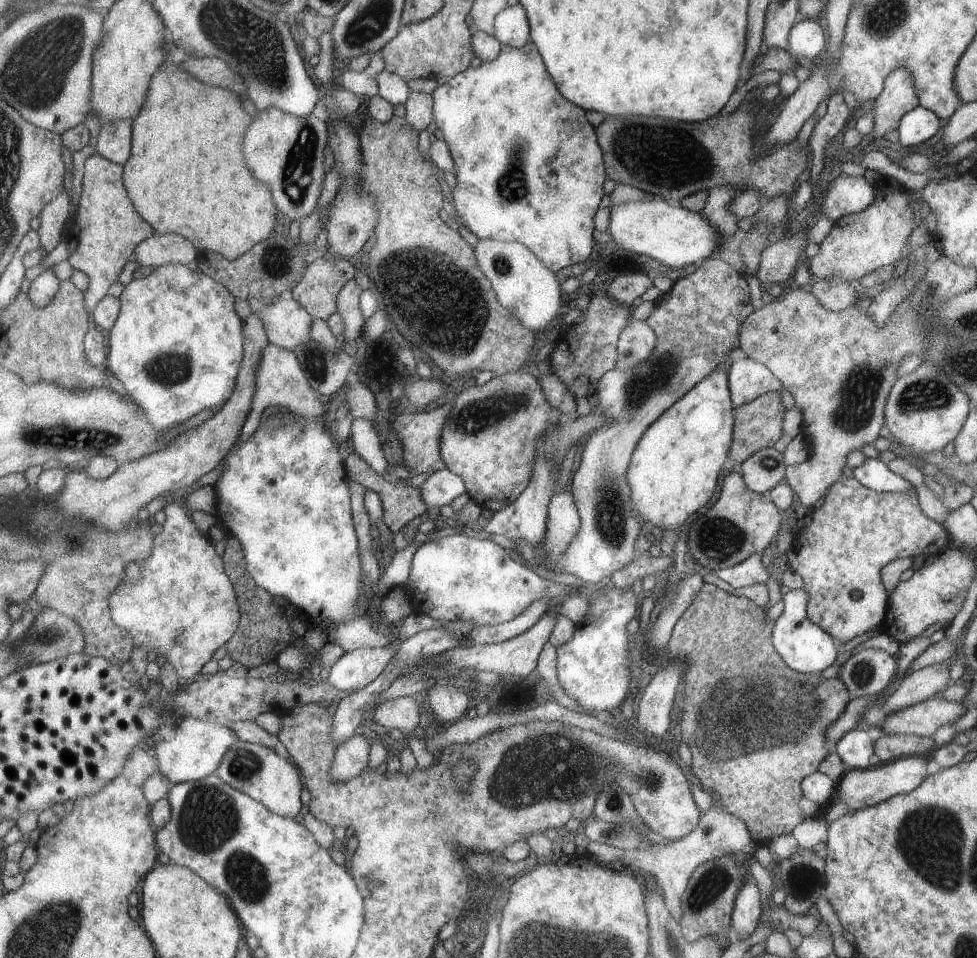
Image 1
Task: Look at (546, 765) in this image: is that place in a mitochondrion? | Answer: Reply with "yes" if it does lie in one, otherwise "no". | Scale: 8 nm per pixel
yes

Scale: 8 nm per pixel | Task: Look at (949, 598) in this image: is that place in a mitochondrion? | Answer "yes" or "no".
no

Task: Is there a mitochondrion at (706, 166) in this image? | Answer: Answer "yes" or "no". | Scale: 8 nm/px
yes

